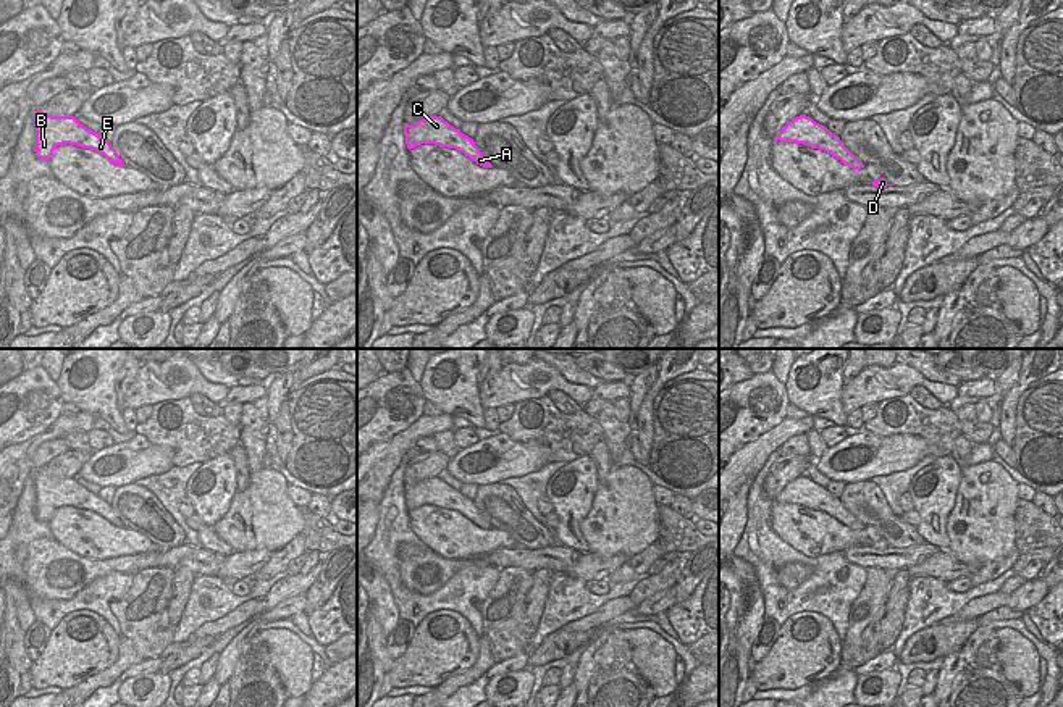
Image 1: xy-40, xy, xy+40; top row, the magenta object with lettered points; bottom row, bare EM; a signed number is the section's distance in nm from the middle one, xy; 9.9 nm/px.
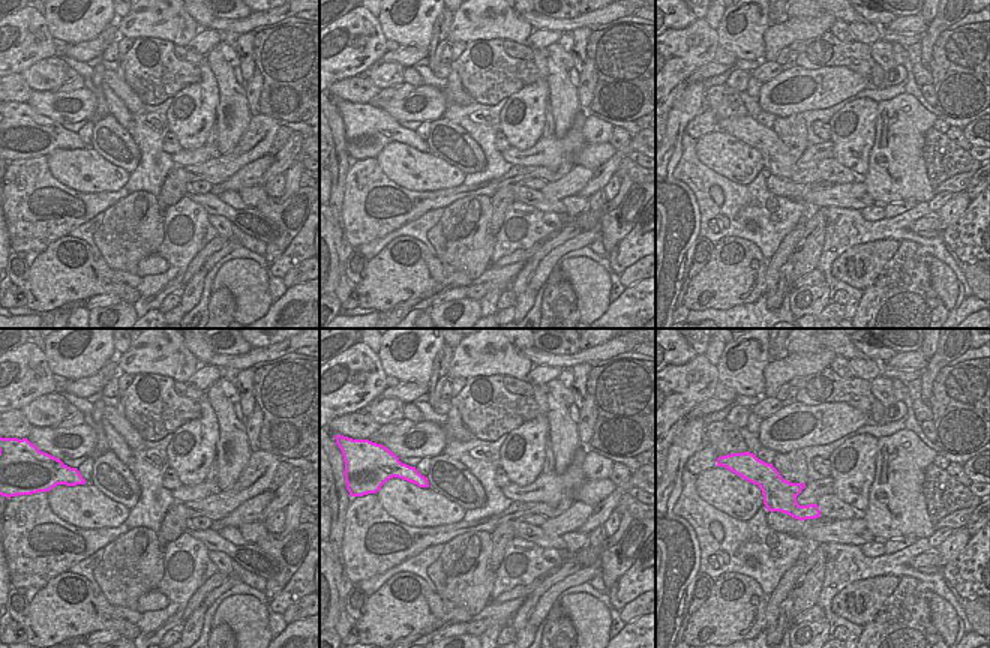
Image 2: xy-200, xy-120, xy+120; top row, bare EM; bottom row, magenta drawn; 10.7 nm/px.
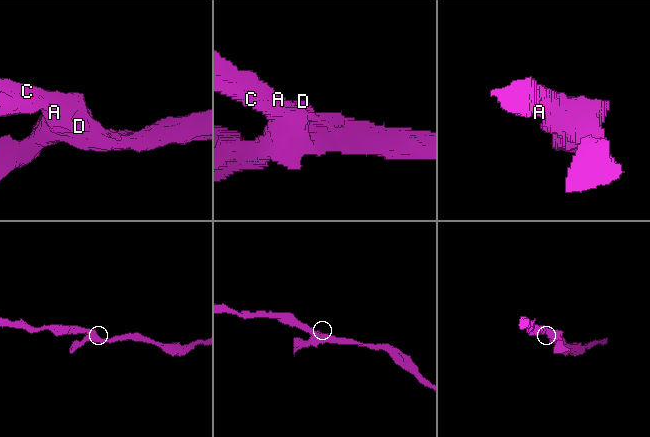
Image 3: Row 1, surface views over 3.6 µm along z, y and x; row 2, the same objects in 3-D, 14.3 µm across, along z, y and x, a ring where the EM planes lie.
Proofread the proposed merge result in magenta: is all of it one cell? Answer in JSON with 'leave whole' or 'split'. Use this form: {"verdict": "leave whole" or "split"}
{"verdict": "leave whole"}

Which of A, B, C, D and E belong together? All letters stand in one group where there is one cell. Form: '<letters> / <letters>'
A B C D E

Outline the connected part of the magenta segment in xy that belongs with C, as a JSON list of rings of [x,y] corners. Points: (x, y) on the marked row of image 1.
[[[435,115],[423,118],[414,124],[404,123],[404,136],[409,150],[422,144],[435,144],[439,147],[456,149],[483,168],[493,168],[475,145],[473,139],[462,134],[460,129],[456,129],[441,116]]]

